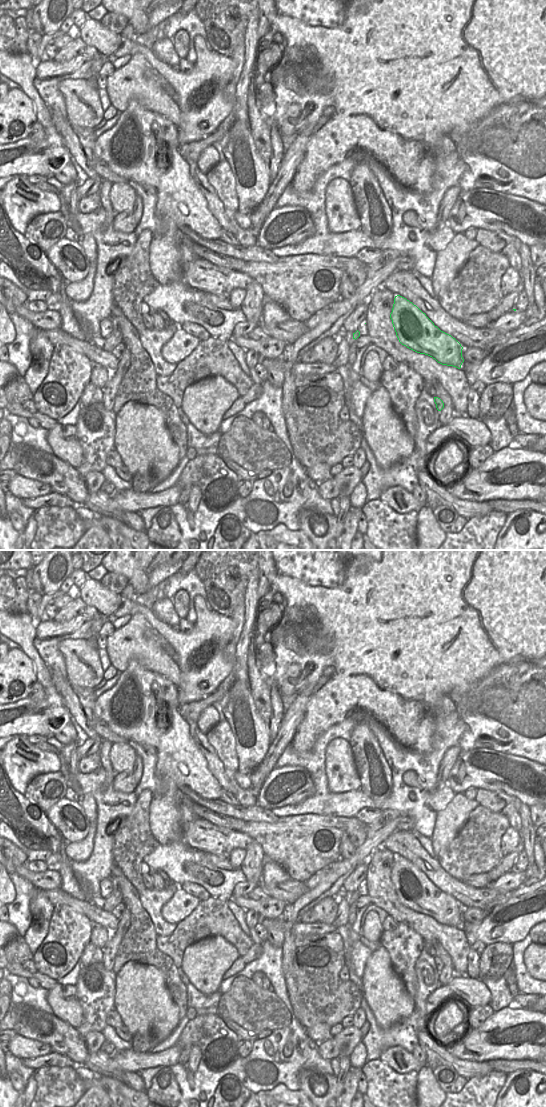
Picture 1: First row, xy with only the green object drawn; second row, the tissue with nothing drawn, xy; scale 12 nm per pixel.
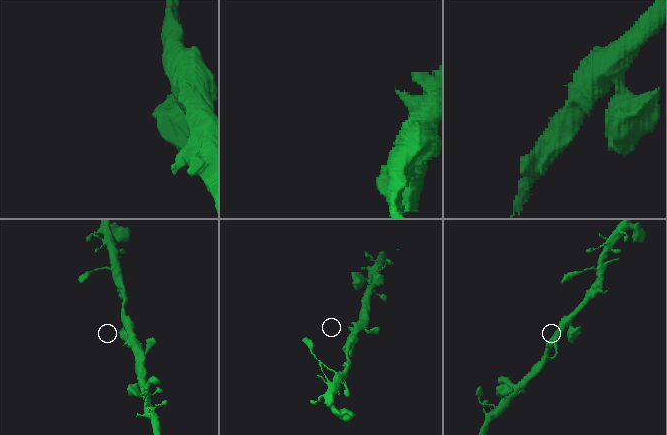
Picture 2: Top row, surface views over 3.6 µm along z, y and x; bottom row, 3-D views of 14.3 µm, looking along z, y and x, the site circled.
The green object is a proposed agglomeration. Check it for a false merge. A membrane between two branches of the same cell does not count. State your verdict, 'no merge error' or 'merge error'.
no merge error

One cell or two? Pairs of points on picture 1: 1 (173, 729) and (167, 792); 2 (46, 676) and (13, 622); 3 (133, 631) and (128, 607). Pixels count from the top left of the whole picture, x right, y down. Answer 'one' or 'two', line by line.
1: one
2: one
3: two

